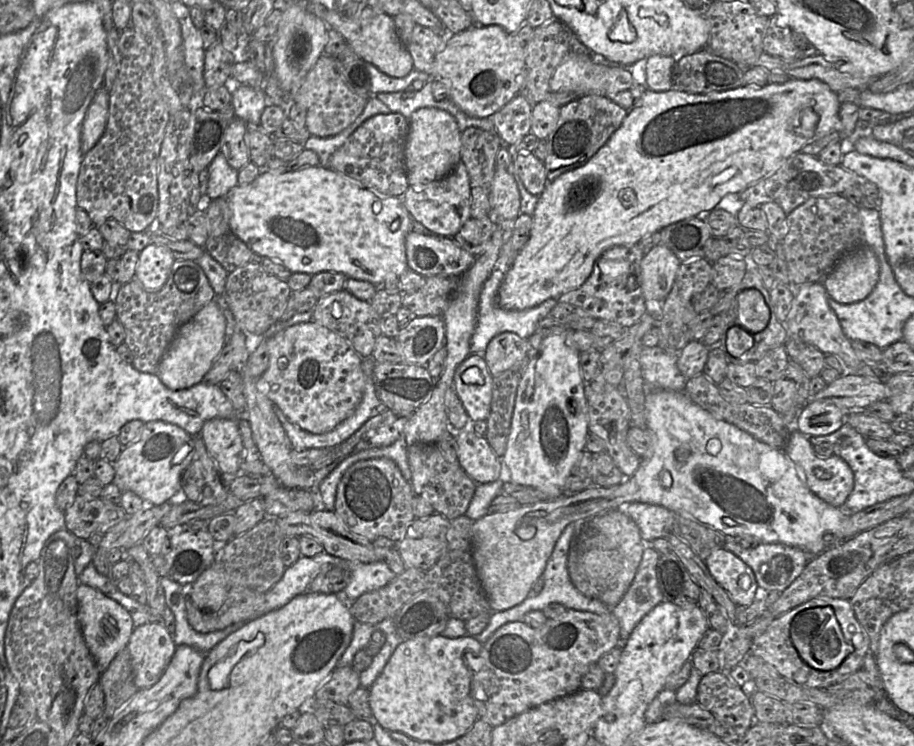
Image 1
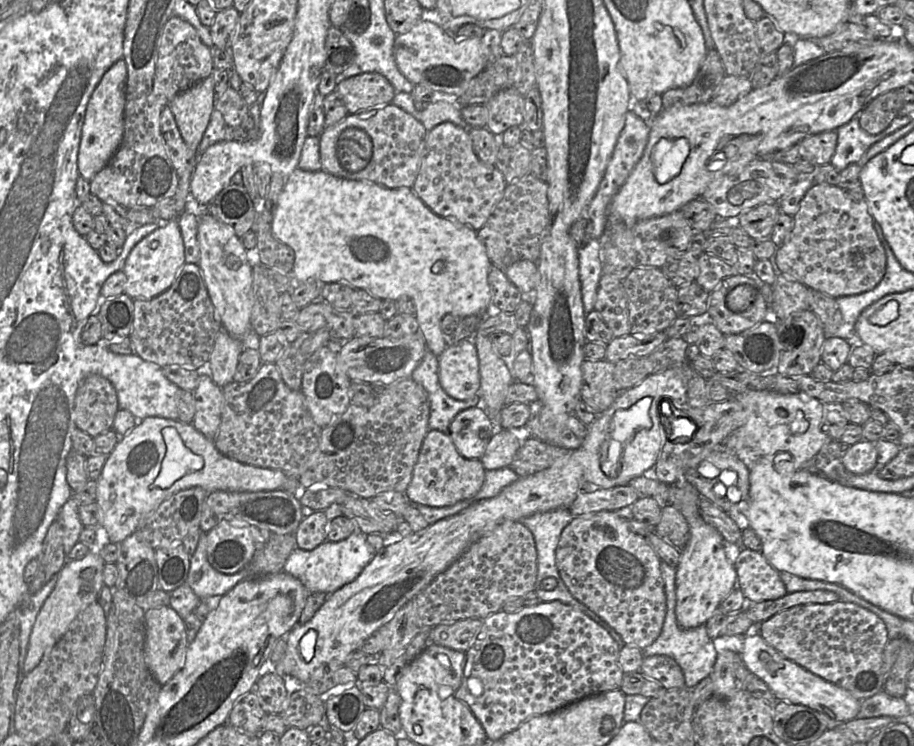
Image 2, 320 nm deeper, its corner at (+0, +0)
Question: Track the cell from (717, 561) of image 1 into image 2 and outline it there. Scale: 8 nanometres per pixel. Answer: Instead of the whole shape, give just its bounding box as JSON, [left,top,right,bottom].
[733,548,788,603]

